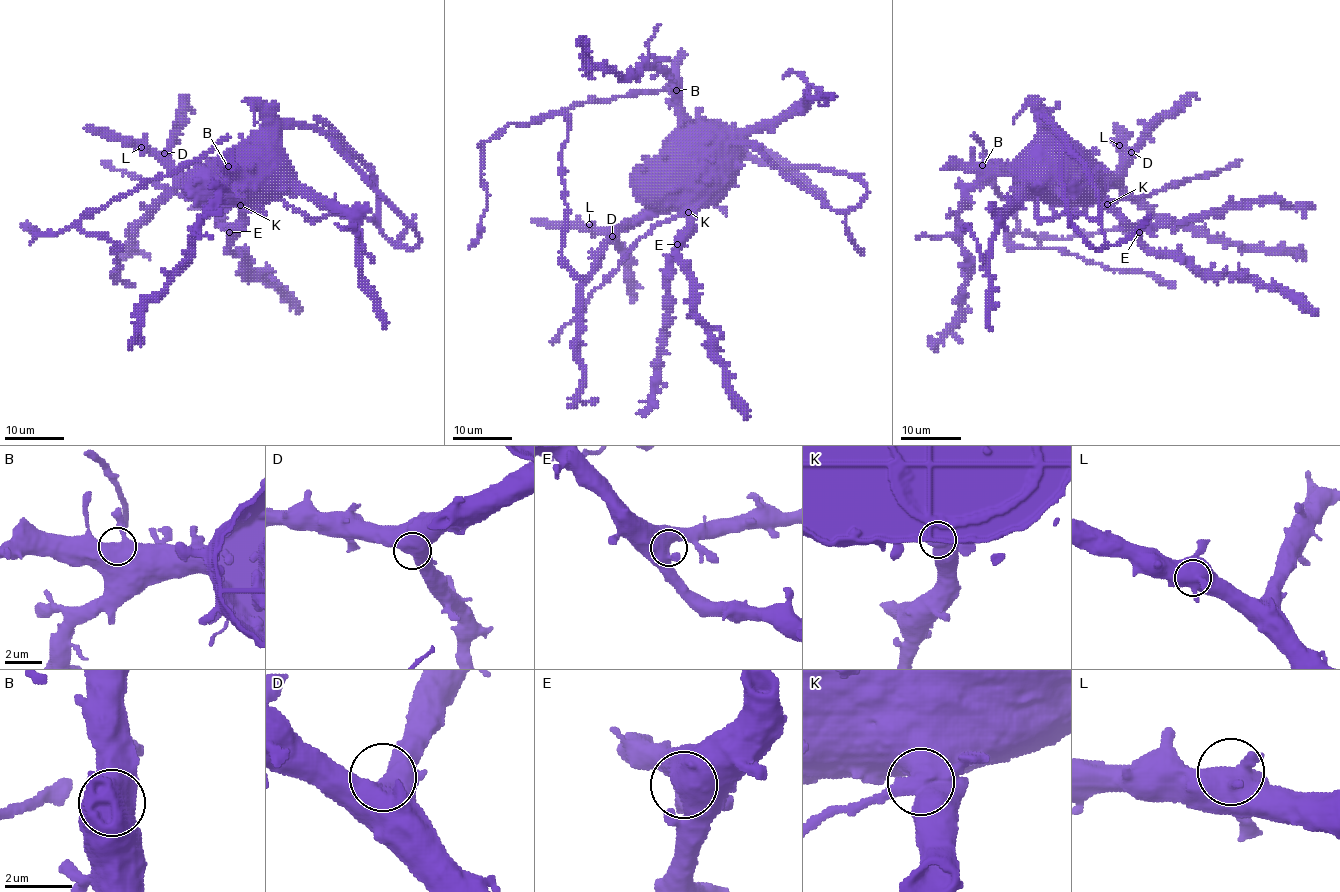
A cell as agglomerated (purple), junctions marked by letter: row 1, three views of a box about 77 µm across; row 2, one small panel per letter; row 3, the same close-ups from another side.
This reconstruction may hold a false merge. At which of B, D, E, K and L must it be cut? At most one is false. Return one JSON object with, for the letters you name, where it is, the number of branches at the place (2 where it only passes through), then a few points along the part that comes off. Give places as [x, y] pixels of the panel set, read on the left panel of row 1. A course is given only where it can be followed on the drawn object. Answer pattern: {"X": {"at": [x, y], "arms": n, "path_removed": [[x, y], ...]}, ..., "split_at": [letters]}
{"K": {"at": [240, 205], "arms": 2, "path_removed": [[240, 205], [209, 198], [191, 199], [168, 187], [159, 187], [143, 178], [114, 171], [104, 162]]}, "split_at": ["K"]}

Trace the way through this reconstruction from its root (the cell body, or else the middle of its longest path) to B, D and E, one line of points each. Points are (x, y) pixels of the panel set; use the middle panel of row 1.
B: (712, 146), (685, 119), (676, 90)
D: (712, 146), (646, 211), (612, 236)
E: (712, 146), (698, 146), (694, 161), (686, 169), (688, 233), (677, 244)

